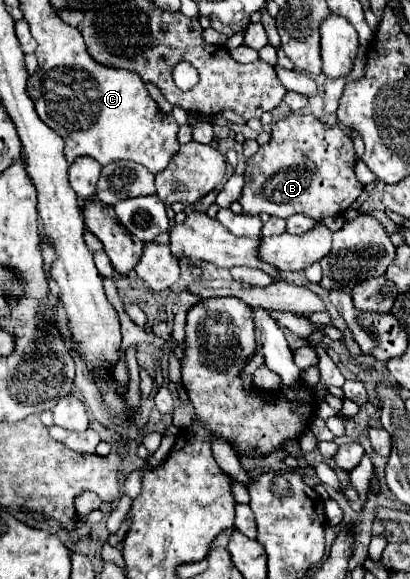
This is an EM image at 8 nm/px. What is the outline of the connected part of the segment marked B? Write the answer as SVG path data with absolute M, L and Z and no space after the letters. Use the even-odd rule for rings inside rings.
M292 115L272 125L270 143L262 145L256 155L248 159L244 171L244 189L238 197L246 215L272 215L288 219L290 215L306 215L316 221L324 217L342 217L350 205L360 197L364 185L354 175L354 149L352 139L340 129L320 123L314 115Z

